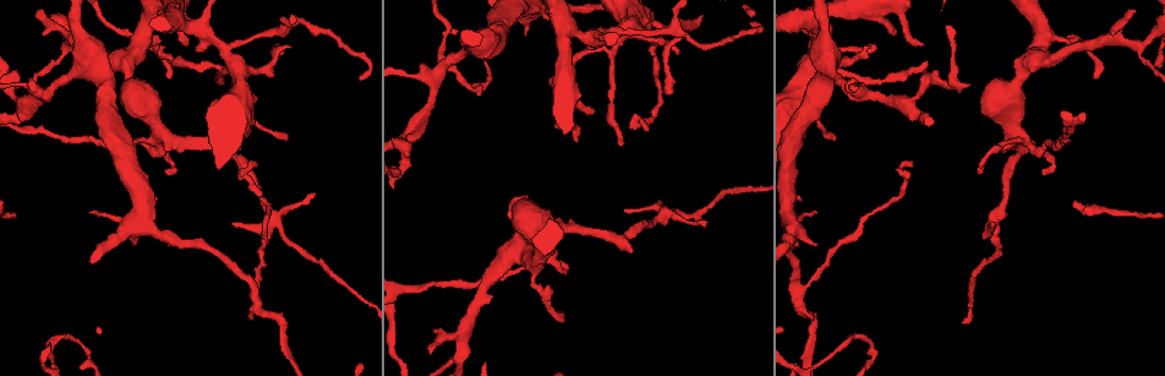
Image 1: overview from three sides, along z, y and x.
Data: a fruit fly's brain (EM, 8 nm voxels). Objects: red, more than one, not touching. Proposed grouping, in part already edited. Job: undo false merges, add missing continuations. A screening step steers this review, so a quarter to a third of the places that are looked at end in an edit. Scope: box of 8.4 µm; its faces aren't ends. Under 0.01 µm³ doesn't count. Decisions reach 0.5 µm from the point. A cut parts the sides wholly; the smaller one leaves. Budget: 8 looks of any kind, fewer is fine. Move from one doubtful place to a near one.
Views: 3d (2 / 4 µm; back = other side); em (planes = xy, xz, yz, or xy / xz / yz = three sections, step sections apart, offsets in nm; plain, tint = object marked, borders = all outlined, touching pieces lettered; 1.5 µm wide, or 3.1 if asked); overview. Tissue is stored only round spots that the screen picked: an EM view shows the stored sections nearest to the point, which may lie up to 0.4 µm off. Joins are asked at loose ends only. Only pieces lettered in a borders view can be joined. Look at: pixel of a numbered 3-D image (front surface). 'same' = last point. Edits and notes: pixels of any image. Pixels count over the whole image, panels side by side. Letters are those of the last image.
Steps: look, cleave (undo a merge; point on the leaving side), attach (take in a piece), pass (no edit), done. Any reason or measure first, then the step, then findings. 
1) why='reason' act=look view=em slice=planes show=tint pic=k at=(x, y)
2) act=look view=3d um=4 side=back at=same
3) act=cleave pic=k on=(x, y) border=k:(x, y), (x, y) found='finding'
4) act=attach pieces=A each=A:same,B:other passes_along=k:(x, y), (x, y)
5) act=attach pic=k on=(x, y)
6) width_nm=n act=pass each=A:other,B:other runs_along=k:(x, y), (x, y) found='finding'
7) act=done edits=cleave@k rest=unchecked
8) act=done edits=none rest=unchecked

why='thin end' act=look view=3d um=2 pic=1 at=(868, 45)

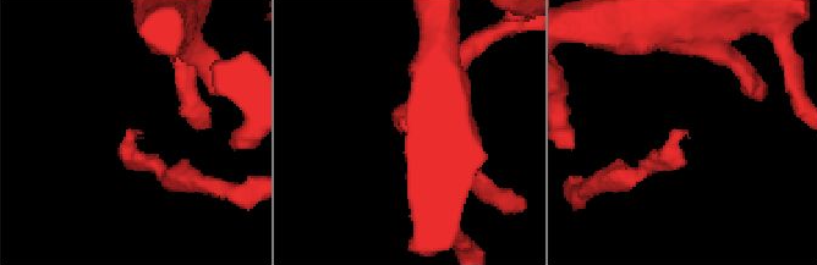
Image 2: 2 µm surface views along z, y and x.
act=look view=em slice=planes show=borders pic=2 at=(406, 129)

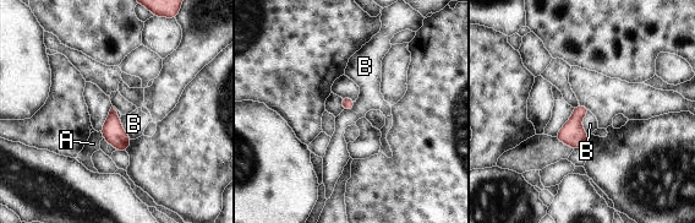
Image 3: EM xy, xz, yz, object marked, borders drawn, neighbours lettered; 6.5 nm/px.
width_nm=80 act=pass each=A:other,B:other border=3:(589, 110), (581, 120), (589, 135) found='no lettered piece goes on from it'

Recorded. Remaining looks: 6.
why='an open end' act=look view=em slice=planes show=borders pic=1 at=(562, 312)

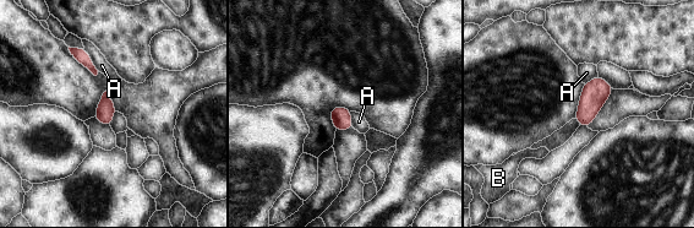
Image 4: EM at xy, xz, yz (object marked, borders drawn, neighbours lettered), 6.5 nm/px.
width_nm=120 act=pass each=A:other,B:other border=4:(83, 49), (98, 70) found='no lettered piece goes on from it'

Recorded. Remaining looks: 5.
why='calibre changes' act=look view=3d um=2 pic=1 at=(236, 66)

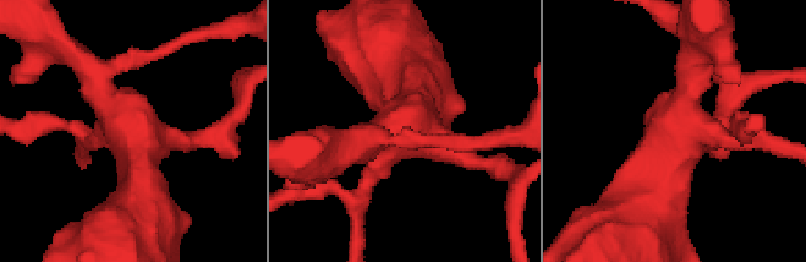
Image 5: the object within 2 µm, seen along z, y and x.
why='need the tissue' act=look view=em slice=planes show=borders pic=5 at=(129, 121)

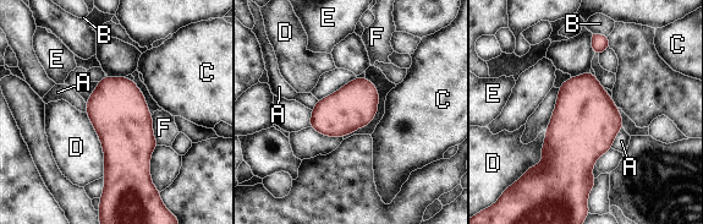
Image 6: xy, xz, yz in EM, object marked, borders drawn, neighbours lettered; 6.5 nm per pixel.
act=pass each=A:other,B:other,C:other,D:other,E:other,F:other border=6:(622, 127), (616, 135), (611, 148) found='continuous, no second neuron'

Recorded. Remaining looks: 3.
act=done edits=none rest=unchecked

